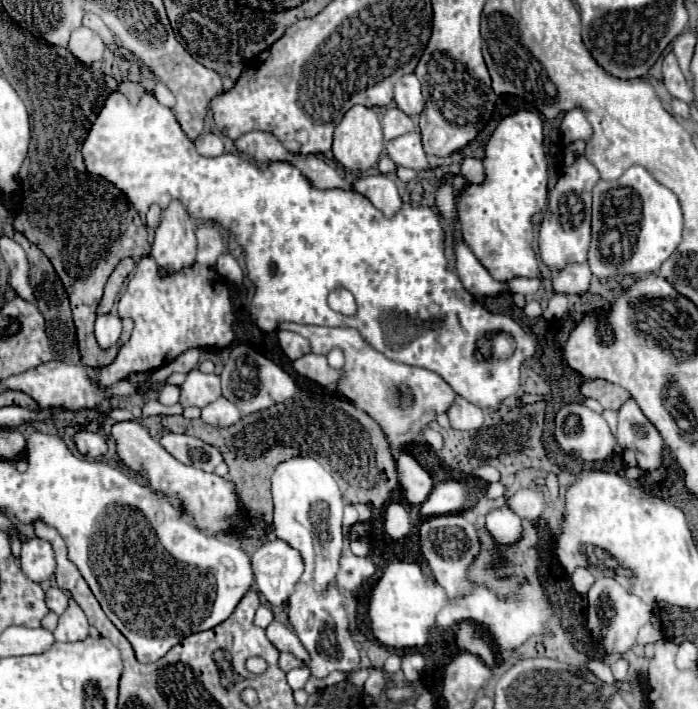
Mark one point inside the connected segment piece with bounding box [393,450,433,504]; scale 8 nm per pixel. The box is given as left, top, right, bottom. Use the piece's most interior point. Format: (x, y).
(416, 482)

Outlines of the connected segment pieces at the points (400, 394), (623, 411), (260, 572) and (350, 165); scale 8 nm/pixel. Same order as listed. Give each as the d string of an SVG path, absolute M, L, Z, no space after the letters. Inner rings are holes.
M281 322L279 328L305 336L315 354L327 354L331 348L341 348L345 352L345 378L337 384L337 390L381 426L393 448L401 448L417 426L421 432L421 428L429 424L435 414L447 412L449 404L457 396L453 388L435 372L385 358L381 352L371 348L355 328L323 328L293 322Z
M627 400L619 408L617 442L623 450L633 450L637 454L641 470L653 470L663 462L663 440L655 426L643 416L635 400Z
M275 538L259 546L251 554L257 590L273 604L281 606L289 600L293 586L303 574L303 562L297 550Z
M353 106L333 136L333 156L351 172L365 172L377 164L383 152L383 134L377 114L365 106Z

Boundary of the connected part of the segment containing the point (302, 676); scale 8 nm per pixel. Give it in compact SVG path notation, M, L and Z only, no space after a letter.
M295 668L295 670L287 672L287 682L289 682L289 686L293 690L299 690L299 688L305 686L305 682L307 682L309 676L311 676L311 672L307 668Z

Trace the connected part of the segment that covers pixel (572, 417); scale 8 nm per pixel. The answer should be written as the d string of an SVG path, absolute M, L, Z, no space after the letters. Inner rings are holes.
M565 404L555 416L555 442L559 448L581 460L605 460L615 450L615 436L605 418L583 404Z

